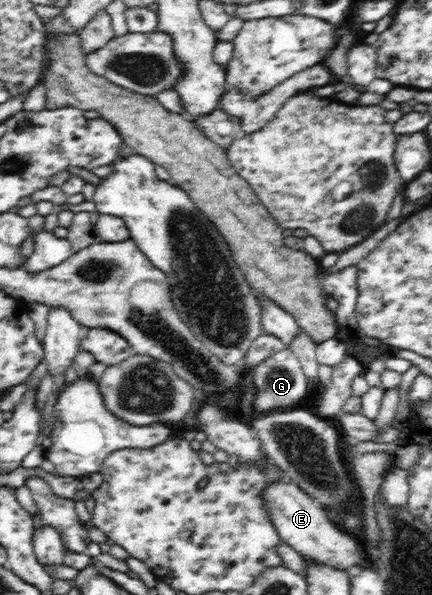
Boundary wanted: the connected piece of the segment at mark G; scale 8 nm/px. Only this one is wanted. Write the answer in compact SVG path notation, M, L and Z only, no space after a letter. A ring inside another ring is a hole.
M287 348L269 355L265 361L256 365L252 372L255 386L255 399L252 403L253 414L257 414L257 416L276 410L301 407L301 401L313 389L302 370L299 358Z

